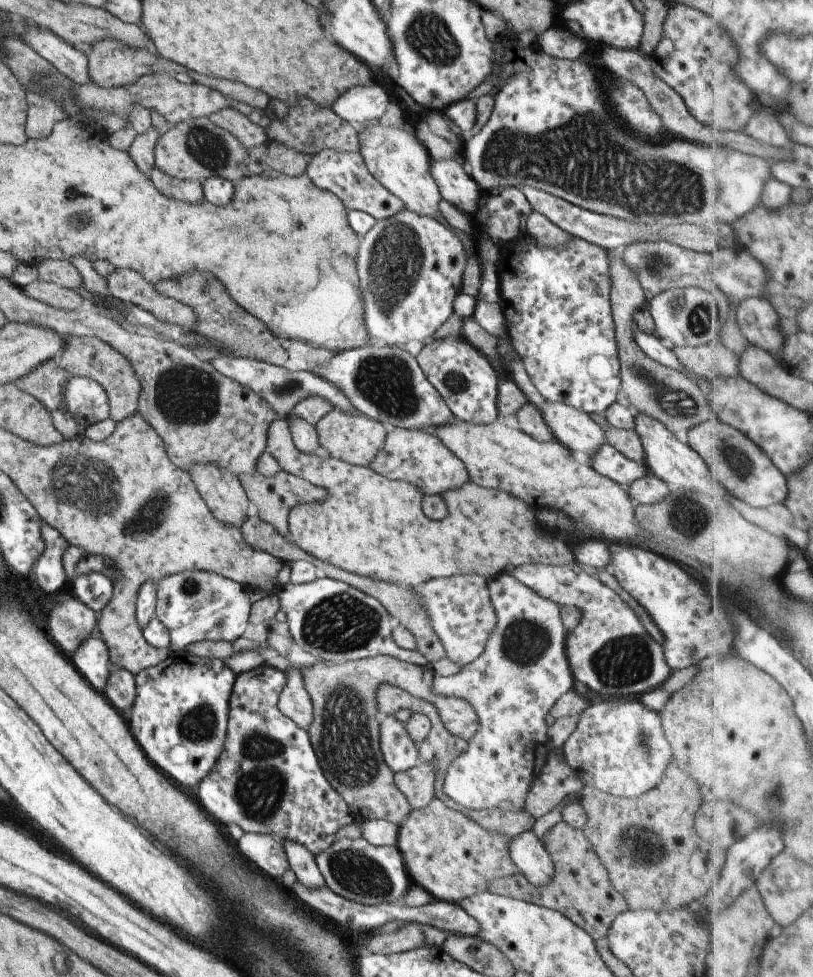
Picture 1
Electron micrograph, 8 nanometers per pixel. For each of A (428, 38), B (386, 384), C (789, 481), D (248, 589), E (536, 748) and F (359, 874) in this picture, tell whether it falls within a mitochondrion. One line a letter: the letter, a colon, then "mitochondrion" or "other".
A: mitochondrion
B: mitochondrion
C: other
D: other
E: other
F: mitochondrion

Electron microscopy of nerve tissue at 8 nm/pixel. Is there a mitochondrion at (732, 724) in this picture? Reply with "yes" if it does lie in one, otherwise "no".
no

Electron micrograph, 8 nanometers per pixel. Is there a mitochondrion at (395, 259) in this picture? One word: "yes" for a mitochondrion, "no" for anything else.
yes

